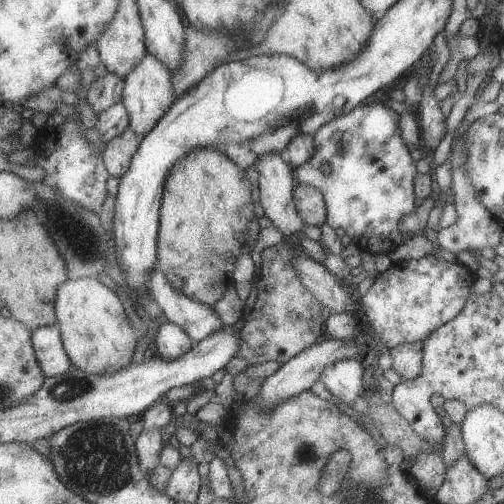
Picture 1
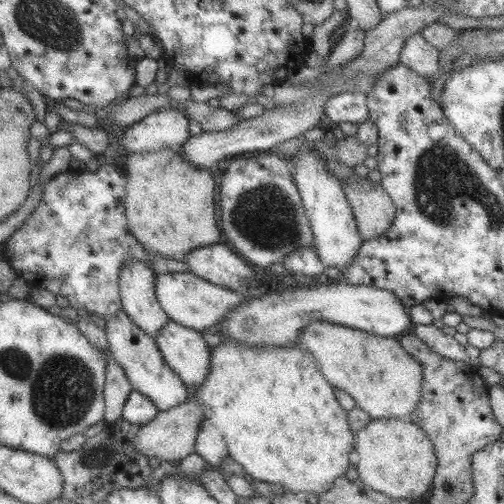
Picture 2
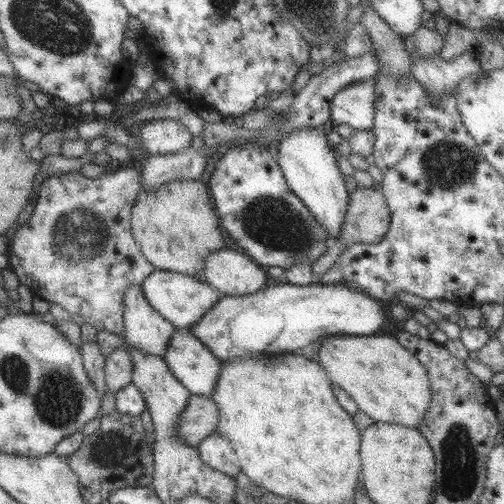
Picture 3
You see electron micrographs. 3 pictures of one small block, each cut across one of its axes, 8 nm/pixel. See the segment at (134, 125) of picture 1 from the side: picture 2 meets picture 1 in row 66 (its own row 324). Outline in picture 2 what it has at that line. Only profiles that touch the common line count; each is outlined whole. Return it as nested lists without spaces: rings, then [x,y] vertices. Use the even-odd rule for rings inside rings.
[[[139,260],[123,266],[119,274],[119,298],[123,314],[135,324],[135,328],[153,340],[161,332],[163,324],[169,322],[169,318],[159,308],[153,292],[155,278],[155,270]]]

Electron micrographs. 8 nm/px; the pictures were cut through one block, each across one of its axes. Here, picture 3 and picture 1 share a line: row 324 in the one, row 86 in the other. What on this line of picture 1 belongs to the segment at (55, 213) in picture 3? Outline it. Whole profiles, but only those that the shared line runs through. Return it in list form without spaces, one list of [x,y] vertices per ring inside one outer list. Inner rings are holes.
[[[109,72],[103,78],[97,78],[91,84],[89,92],[87,92],[87,104],[89,104],[89,108],[95,114],[99,114],[103,110],[109,110],[109,106],[121,102],[121,98],[123,98],[123,86],[125,86],[123,80],[117,78],[115,74],[109,74]]]

